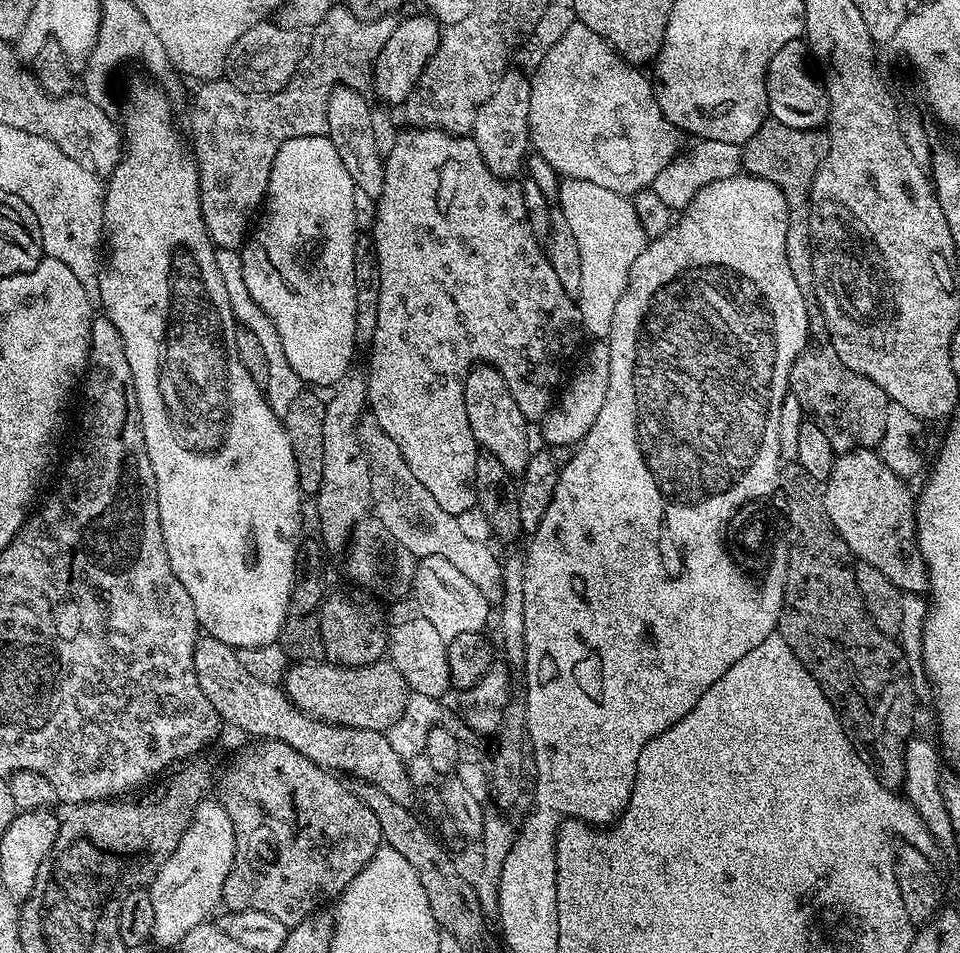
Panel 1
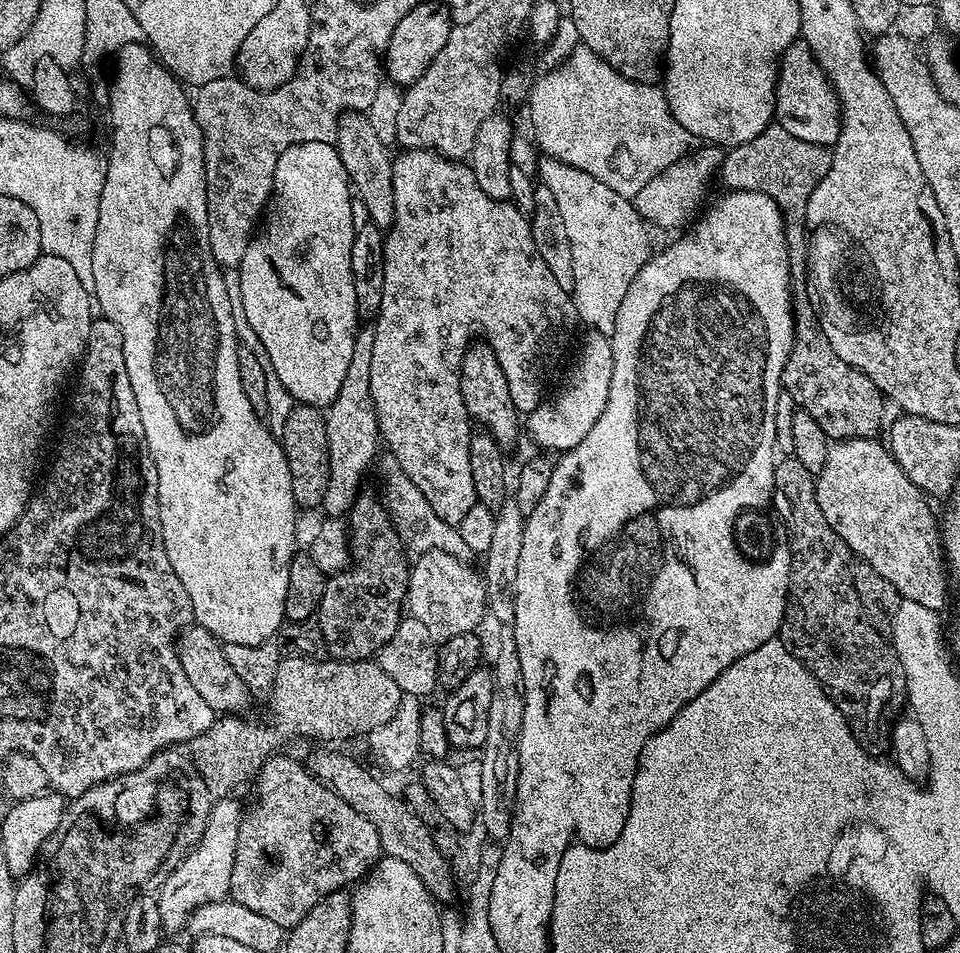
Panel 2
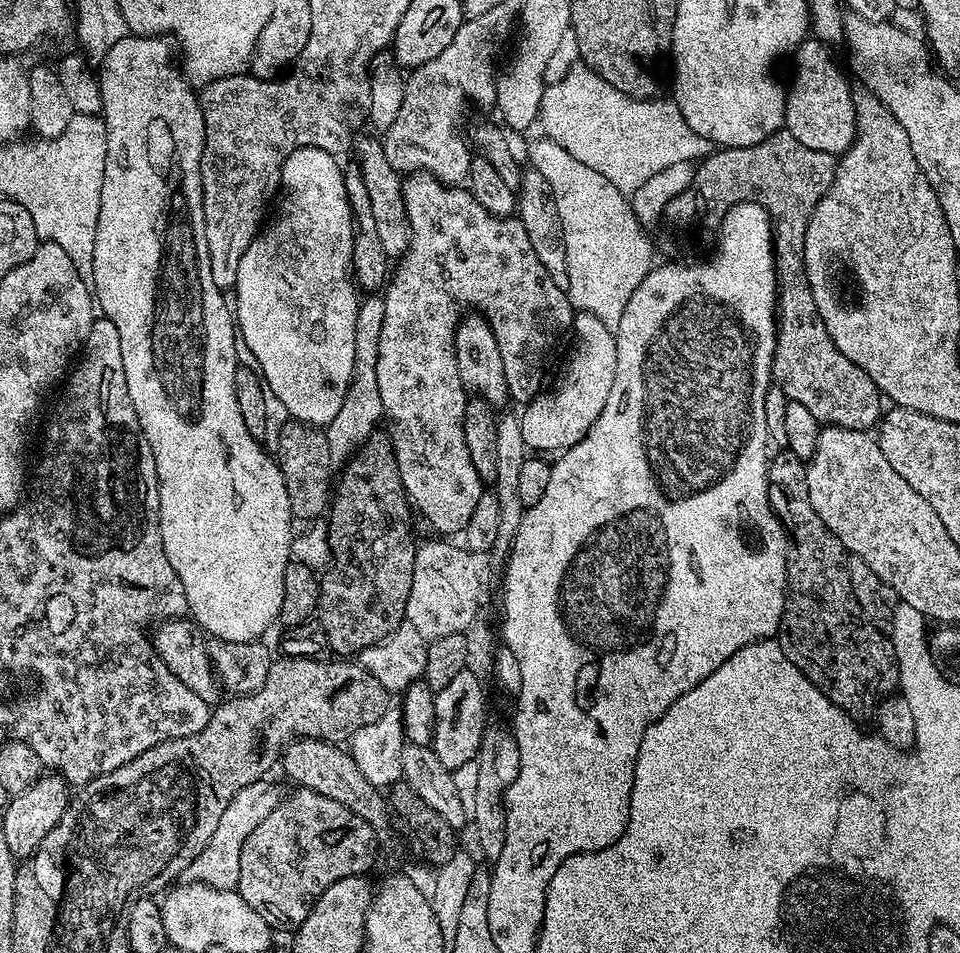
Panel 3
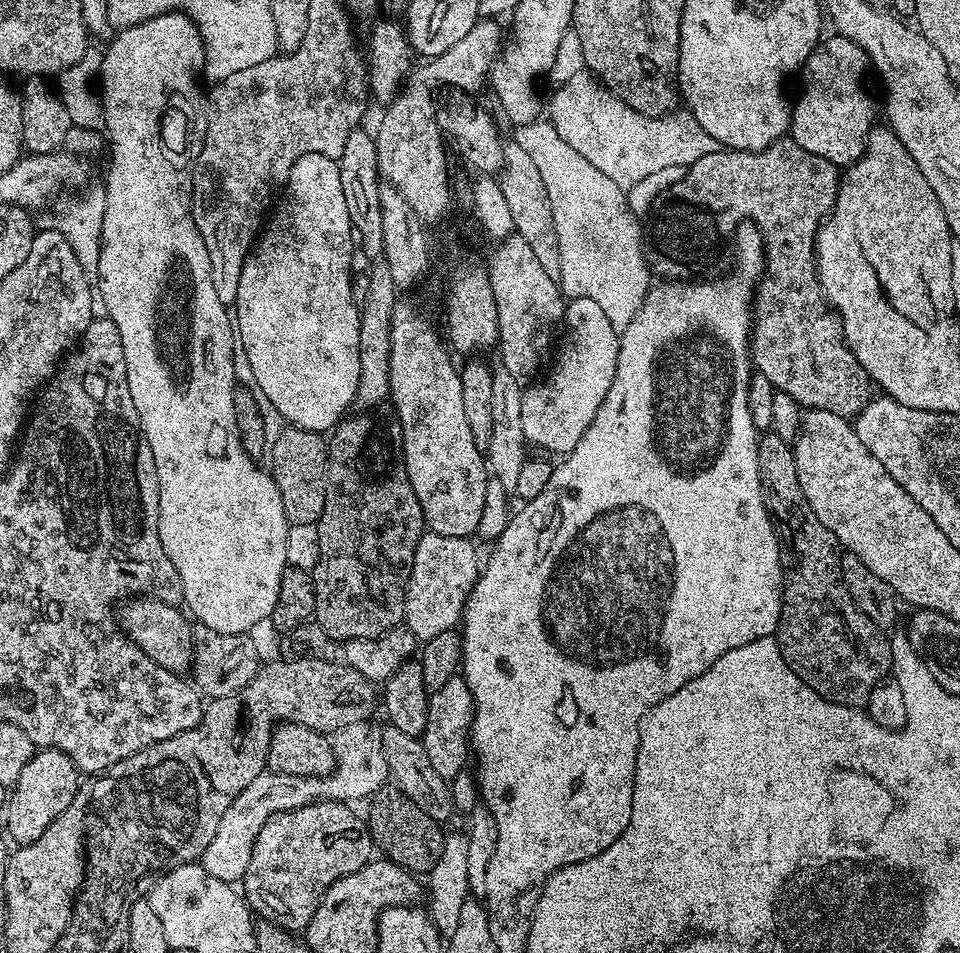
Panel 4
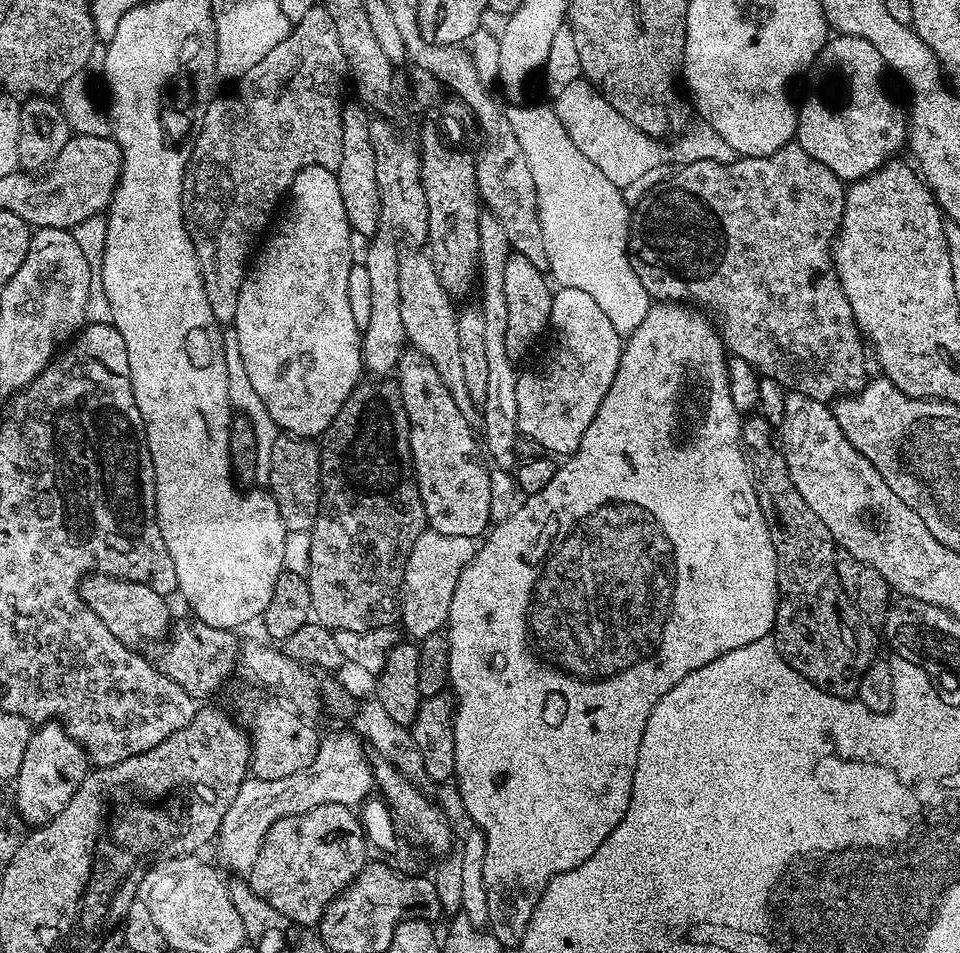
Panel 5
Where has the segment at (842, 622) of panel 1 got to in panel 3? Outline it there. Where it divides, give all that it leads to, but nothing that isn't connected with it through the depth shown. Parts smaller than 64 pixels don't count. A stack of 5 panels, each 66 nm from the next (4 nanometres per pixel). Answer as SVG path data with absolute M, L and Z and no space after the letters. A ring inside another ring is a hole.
M787 450L776 453L768 461L768 501L772 504L772 512L784 528L784 535L788 537L788 582L778 633L780 645L786 658L790 658L792 667L802 670L802 674L810 678L810 682L814 682L814 686L818 686L818 690L822 690L822 694L826 694L826 698L834 702L834 706L853 718L871 717L878 701L889 695L900 682L900 671L896 665L891 639L881 629L875 628L856 605L850 590L846 549L826 526L826 522L818 518L818 510L810 506L805 461L799 460Z

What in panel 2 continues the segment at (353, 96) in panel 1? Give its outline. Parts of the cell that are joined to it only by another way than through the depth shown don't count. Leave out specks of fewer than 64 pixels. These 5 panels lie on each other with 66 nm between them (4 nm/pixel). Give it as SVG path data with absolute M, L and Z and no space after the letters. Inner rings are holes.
M348 110L341 115L334 141L338 154L342 158L342 166L348 175L348 183L355 199L364 203L368 211L367 219L381 230L392 227L394 218L394 182L392 181L393 157L388 156L389 145L383 144L370 126L367 115L355 110Z

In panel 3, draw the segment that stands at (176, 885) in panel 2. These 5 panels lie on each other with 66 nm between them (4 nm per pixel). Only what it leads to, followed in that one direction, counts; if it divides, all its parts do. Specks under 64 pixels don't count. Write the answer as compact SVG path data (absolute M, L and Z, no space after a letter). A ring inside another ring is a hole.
M265 778L254 782L238 790L238 794L234 794L234 798L228 801L222 818L218 818L218 830L214 830L214 838L210 838L206 850L202 850L202 854L198 854L198 858L188 868L187 875L192 876L195 883L227 892L235 889L242 862L242 846L246 838L250 838L254 826L258 826L258 822L262 822L262 818L266 818L266 814L270 814L270 810L276 808L282 799L282 792L270 781L271 779Z

